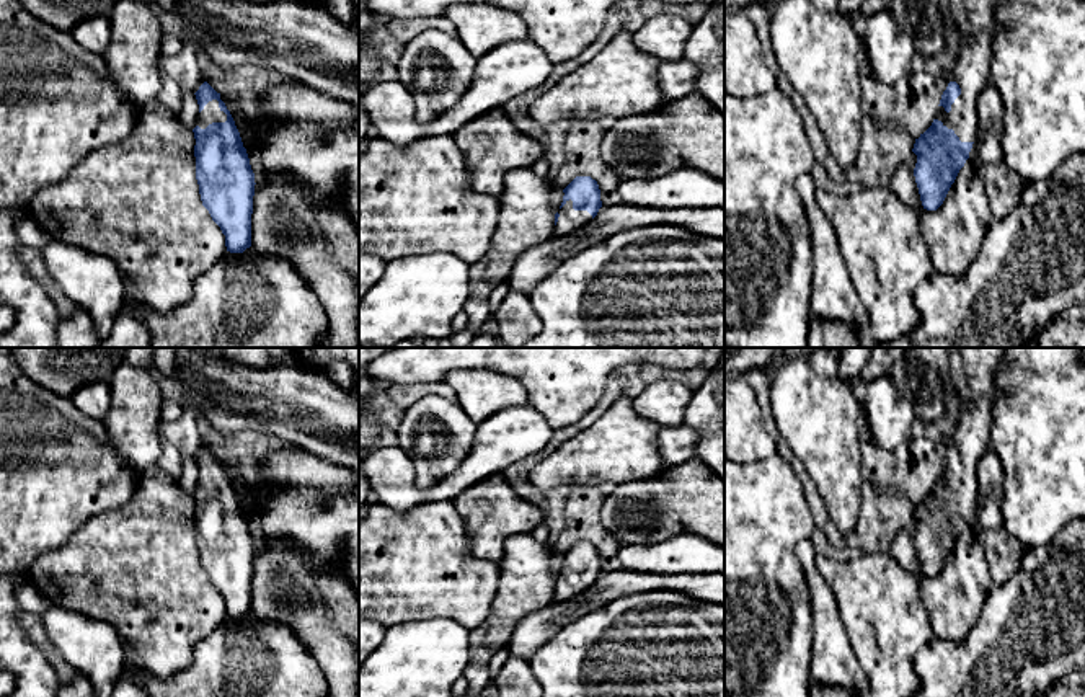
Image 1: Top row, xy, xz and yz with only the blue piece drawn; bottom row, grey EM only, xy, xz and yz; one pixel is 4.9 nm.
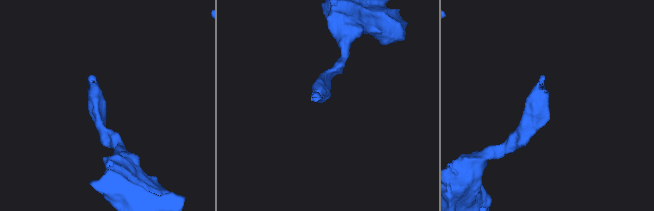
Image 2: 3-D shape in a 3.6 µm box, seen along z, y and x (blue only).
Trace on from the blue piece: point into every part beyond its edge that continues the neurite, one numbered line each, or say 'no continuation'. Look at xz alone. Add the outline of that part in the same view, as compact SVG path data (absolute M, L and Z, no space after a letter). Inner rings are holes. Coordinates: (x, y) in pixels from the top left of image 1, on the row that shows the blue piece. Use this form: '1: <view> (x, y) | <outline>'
1: xz (570, 219) | M566 201L566 204L558 211L560 217L555 225L555 232L558 237L566 237L574 230L584 227L592 215L587 211L574 211L573 201Z

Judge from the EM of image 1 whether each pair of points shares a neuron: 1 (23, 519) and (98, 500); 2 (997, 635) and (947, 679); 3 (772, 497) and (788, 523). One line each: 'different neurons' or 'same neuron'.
1: same neuron
2: same neuron
3: same neuron

